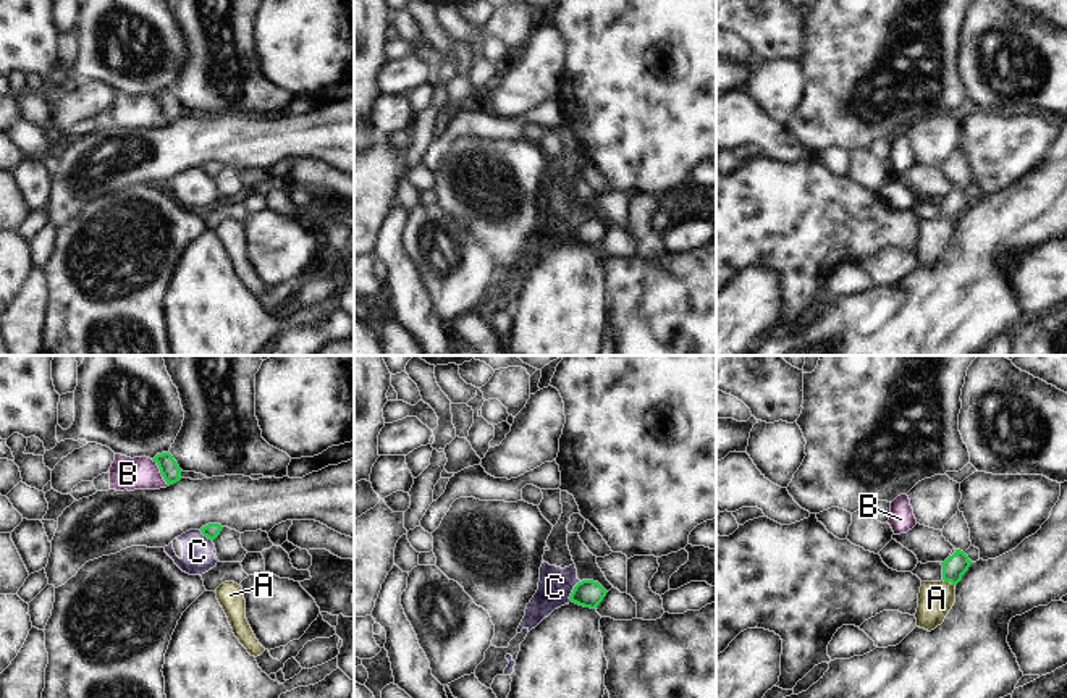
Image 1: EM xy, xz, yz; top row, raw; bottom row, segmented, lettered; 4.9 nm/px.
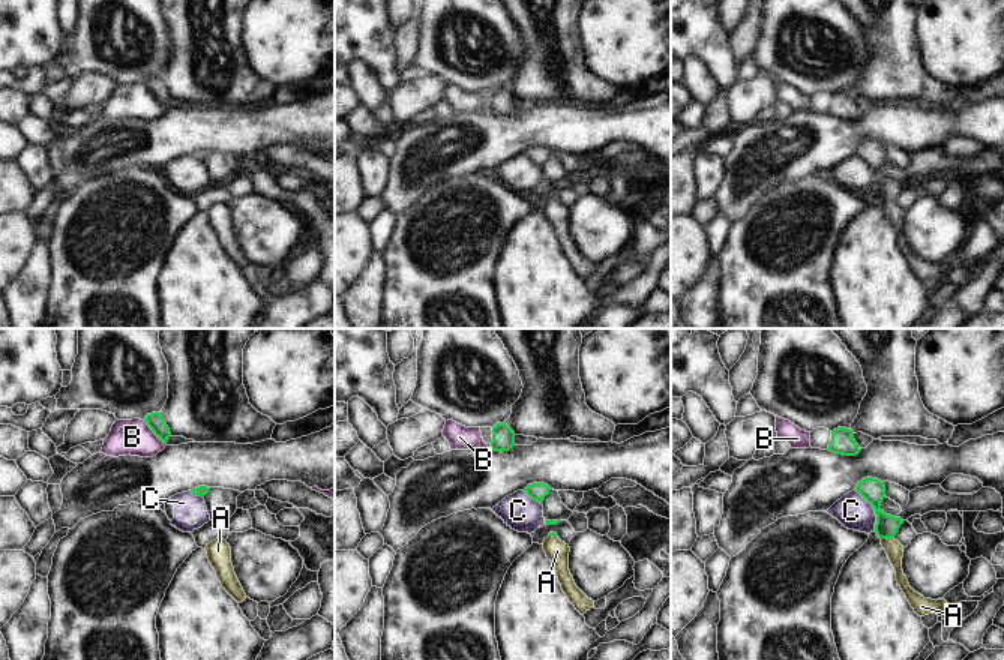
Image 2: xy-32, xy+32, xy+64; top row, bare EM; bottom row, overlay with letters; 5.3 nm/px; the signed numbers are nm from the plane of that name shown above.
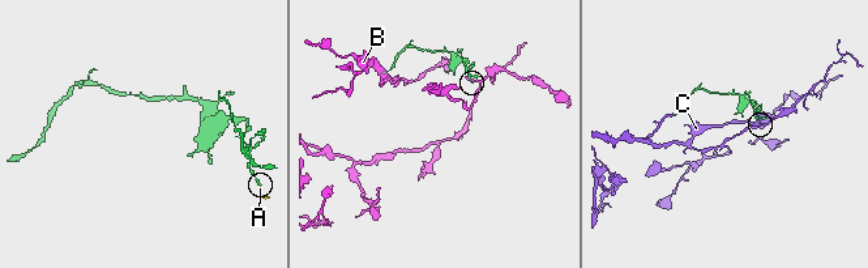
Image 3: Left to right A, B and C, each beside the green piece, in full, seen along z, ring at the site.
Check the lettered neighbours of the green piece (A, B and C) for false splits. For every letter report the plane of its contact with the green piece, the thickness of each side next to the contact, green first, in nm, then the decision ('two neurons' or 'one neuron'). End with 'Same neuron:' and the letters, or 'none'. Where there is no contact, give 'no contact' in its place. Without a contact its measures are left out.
A: meets green in yz; 110 nm thick on the green side, 180 nm on the other; one neuron
B: meets green in xy; 100 nm thick on the green side, 160 nm on the other; two neurons
C: meets green in xz; 140 nm thick on the green side, 170 nm on the other; two neurons
Same neuron: A

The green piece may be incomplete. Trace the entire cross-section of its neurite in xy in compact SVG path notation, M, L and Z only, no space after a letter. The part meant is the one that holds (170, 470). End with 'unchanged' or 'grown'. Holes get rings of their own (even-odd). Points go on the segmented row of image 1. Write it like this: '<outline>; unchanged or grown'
M170 452L157 454L152 460L158 465L160 473L168 486L181 480L179 475L183 470Z; unchanged

